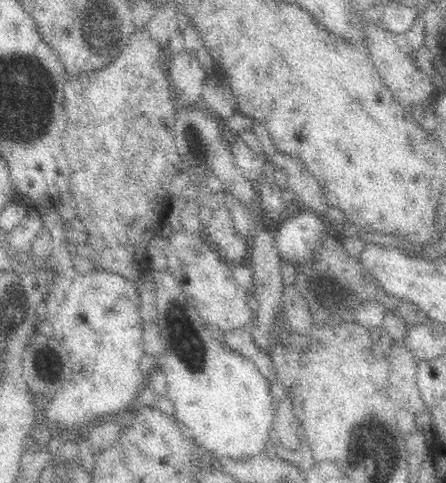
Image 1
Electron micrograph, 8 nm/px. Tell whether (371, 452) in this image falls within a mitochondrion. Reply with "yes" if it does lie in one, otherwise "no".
yes

